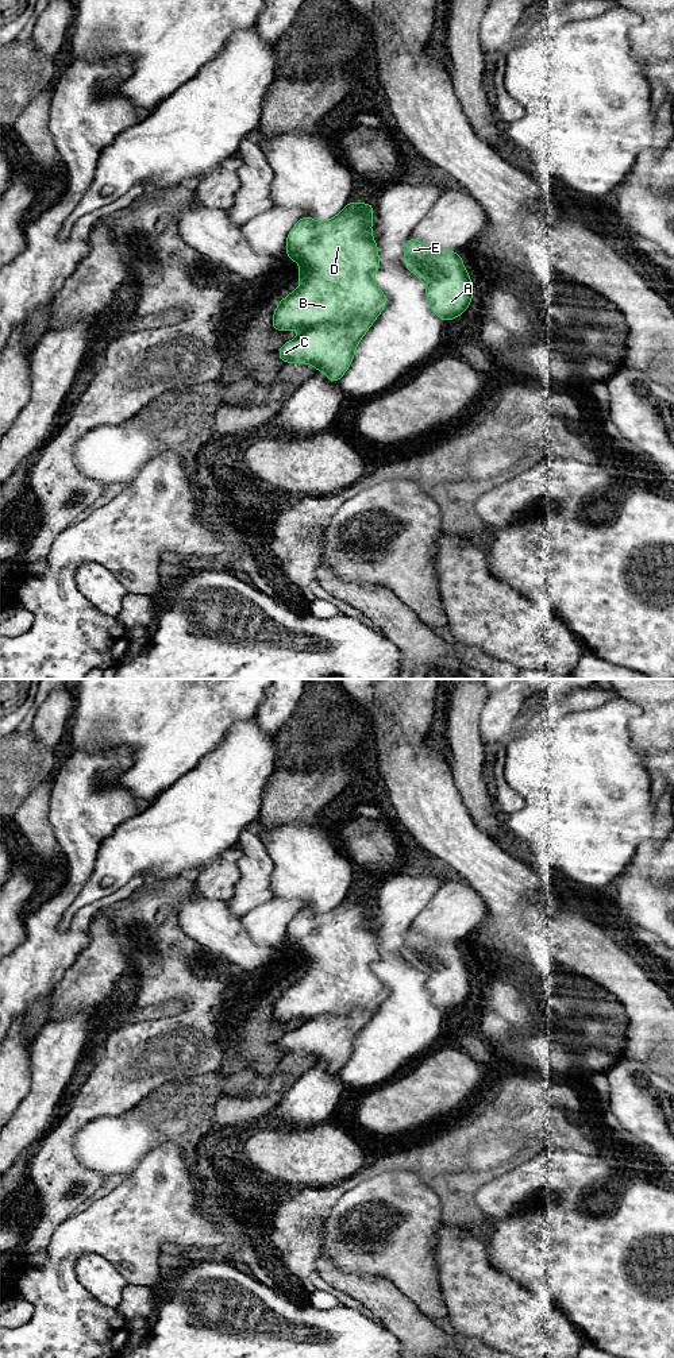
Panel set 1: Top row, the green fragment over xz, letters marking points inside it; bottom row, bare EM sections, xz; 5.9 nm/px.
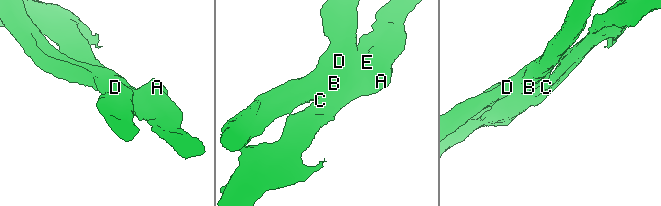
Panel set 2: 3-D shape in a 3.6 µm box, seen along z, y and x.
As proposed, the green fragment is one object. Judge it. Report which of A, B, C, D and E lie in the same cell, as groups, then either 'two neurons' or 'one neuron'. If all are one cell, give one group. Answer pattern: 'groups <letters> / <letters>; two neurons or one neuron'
groups A C E / B D; two neurons

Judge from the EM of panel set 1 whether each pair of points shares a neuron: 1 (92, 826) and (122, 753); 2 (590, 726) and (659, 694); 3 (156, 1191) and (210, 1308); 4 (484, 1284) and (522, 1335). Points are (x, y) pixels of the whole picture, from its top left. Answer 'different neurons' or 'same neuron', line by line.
1: same neuron
2: different neurons
3: different neurons
4: same neuron

